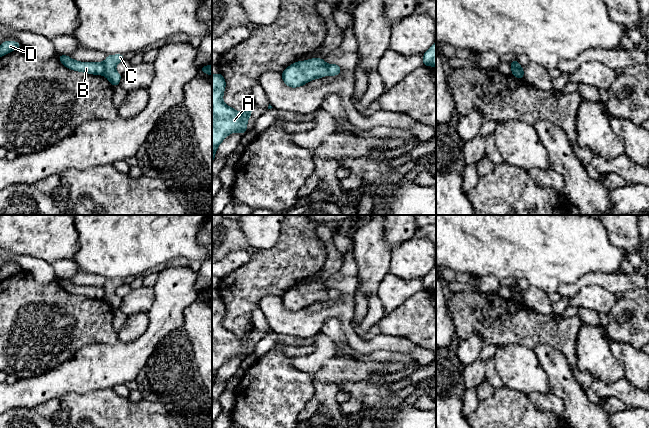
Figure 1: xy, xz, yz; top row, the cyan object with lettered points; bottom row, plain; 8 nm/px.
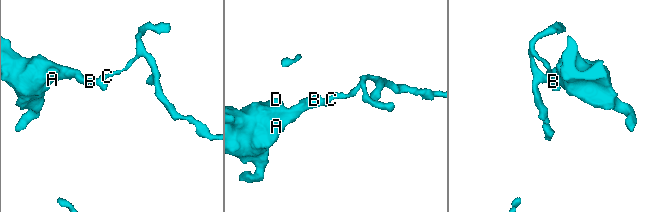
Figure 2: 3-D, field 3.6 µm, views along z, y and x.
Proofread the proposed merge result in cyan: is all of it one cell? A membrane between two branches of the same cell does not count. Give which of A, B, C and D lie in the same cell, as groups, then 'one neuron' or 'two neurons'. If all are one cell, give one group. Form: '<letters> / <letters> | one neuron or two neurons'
A B D / C | two neurons

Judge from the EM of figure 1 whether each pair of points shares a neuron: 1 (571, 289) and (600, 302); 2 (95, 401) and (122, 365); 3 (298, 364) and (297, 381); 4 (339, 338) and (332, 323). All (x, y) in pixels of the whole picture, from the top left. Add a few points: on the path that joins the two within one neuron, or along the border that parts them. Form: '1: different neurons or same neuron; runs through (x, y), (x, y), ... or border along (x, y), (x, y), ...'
1: different neurons; border along (600, 286), (595, 284), (583, 285), (570, 297)
2: different neurons; border along (112, 388), (100, 388), (82, 394)
3: different neurons; border along (292, 357), (292, 365), (309, 375)
4: same neuron; runs through (336, 334), (332, 327)

